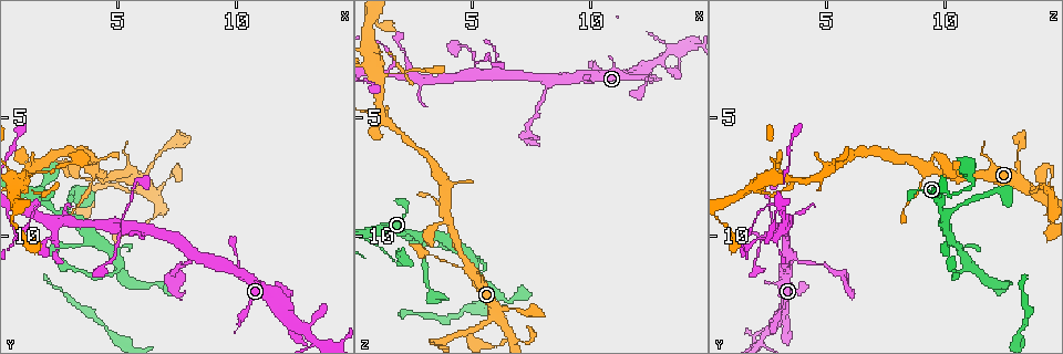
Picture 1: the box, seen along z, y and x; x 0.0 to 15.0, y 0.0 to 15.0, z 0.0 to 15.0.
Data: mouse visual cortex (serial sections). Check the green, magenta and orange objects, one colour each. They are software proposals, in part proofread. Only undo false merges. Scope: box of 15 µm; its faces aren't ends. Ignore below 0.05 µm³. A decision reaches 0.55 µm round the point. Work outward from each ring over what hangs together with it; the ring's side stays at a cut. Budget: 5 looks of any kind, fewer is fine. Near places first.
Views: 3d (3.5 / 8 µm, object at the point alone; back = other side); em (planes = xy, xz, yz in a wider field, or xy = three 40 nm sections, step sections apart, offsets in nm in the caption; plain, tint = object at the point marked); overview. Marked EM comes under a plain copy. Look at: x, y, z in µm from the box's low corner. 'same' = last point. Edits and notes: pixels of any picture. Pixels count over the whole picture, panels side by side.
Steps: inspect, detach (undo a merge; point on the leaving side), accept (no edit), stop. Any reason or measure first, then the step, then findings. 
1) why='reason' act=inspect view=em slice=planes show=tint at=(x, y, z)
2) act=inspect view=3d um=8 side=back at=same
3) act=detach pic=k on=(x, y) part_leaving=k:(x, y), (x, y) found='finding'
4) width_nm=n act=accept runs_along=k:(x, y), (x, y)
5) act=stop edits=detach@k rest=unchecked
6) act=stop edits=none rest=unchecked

why='abrupt turn' act=inspect view=3d um=3.5 at=(12.4, 12.3, 3.6)

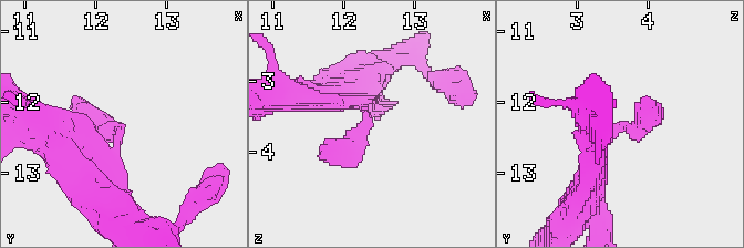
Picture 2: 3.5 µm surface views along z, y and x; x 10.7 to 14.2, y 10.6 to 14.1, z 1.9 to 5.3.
act=inspect view=em slice=xy step=3 show=tint at=(12.35, 12.40, 3.60)

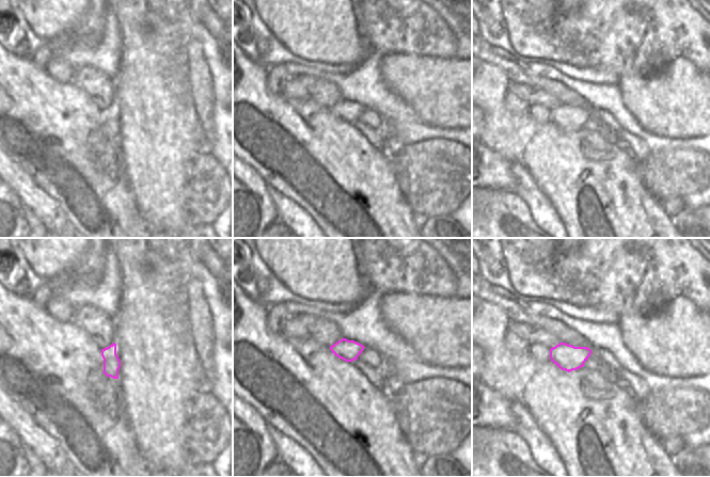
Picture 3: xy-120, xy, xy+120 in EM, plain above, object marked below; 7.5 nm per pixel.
why='cut it another way' act=inspect view=em slice=planes show=tint at=same

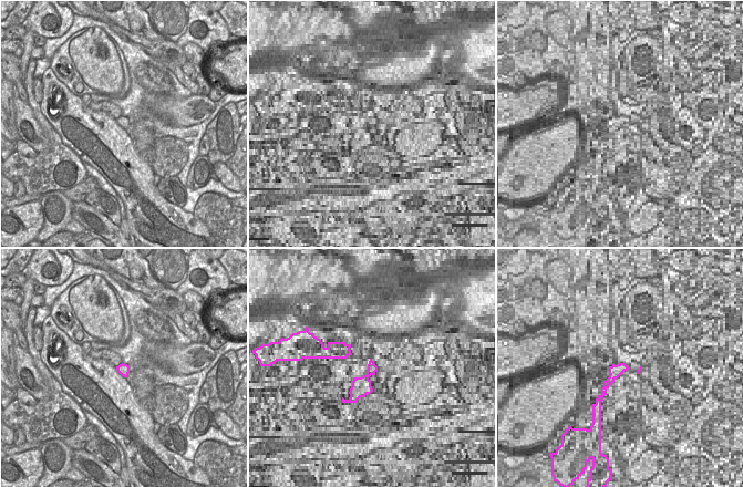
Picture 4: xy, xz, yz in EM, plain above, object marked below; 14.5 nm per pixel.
width_nm=160 act=accept runs_along=2:(596, 162), (618, 127), (638, 127), (655, 104) found='continuous, no second cell'

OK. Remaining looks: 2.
why='sharp bend' act=inspect view=3d um=3.5 at=(5.2, 9.5, 2.9)

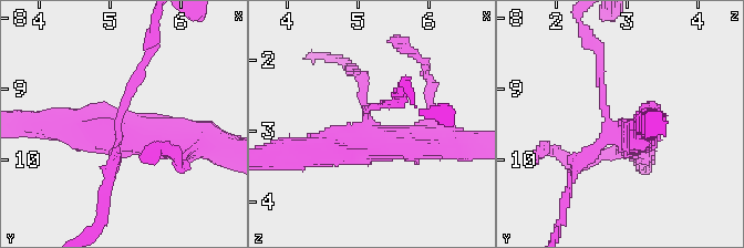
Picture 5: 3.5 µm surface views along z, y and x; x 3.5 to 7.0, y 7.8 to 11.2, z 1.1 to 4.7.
arms=4 arm_widths_nm=150,200,400,450 act=inspect view=em slice=xy step=1 show=tint at=(5.10, 9.65, 2.95)

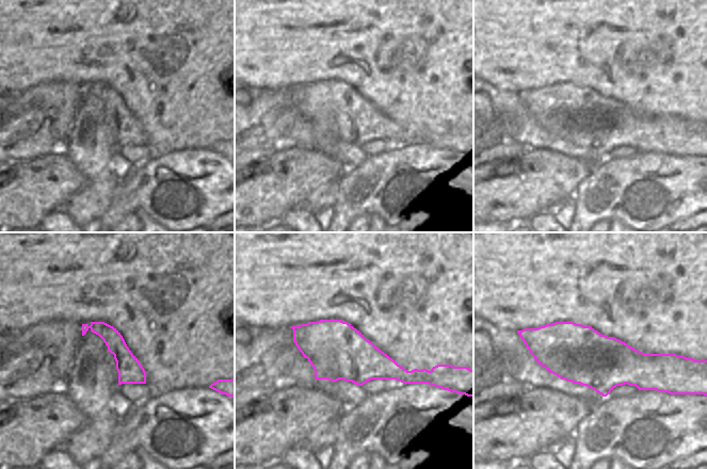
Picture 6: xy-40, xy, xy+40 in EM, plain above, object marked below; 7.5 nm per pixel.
width_nm=440 act=accept runs_along=5:(192, 143), (45, 125) found='continuous, no second cell'

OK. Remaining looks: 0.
act=stop edits=none rest=unchecked

